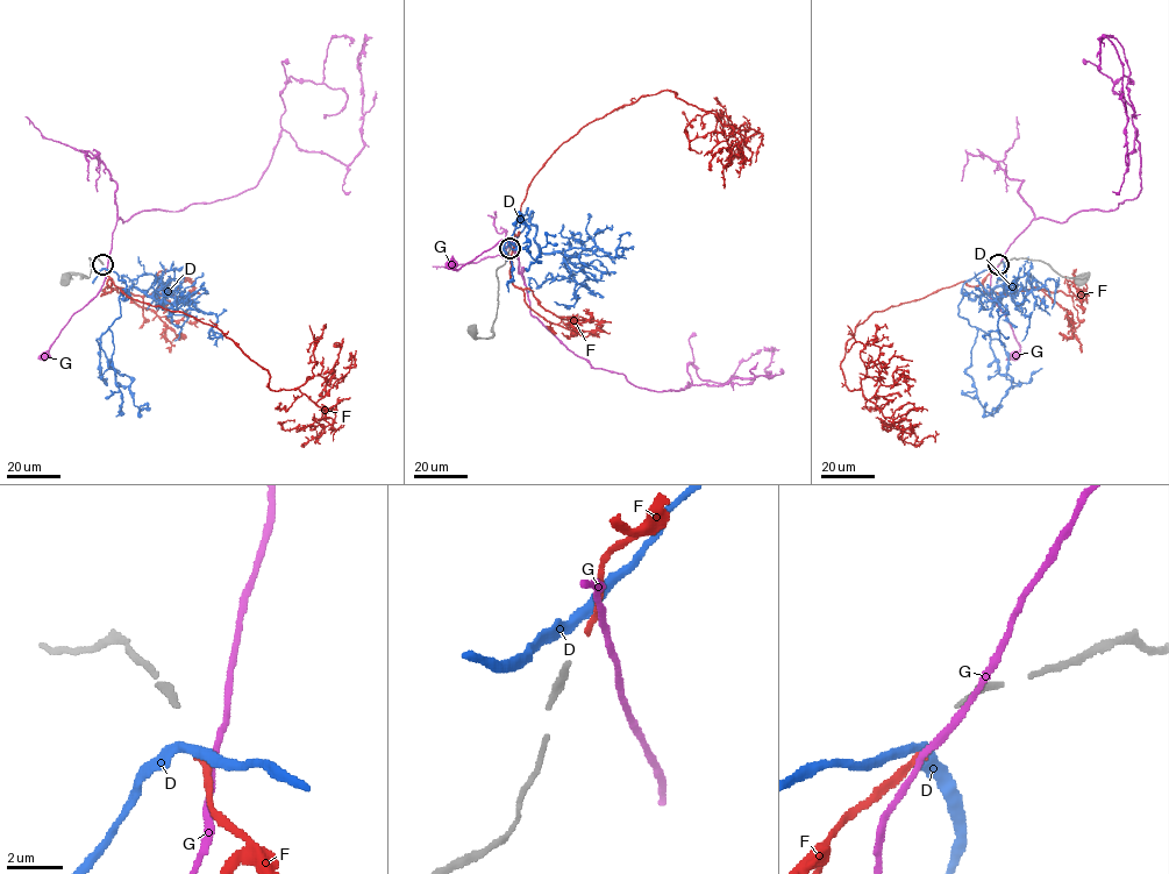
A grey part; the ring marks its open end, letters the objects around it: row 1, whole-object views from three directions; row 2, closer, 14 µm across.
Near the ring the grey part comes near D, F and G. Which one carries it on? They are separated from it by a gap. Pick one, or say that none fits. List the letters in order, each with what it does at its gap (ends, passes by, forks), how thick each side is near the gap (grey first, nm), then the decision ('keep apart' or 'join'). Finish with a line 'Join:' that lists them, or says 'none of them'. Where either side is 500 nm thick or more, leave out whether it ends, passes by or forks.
D: it passes by; 200 nm thick on the grey side, 300 nm on the other; keep apart
F: it ends there; 200 nm thick on the grey side, 190 nm on the other; keep apart
G: it passes by; 200 nm thick on the grey side, 240 nm on the other; keep apart
Join: none of them

